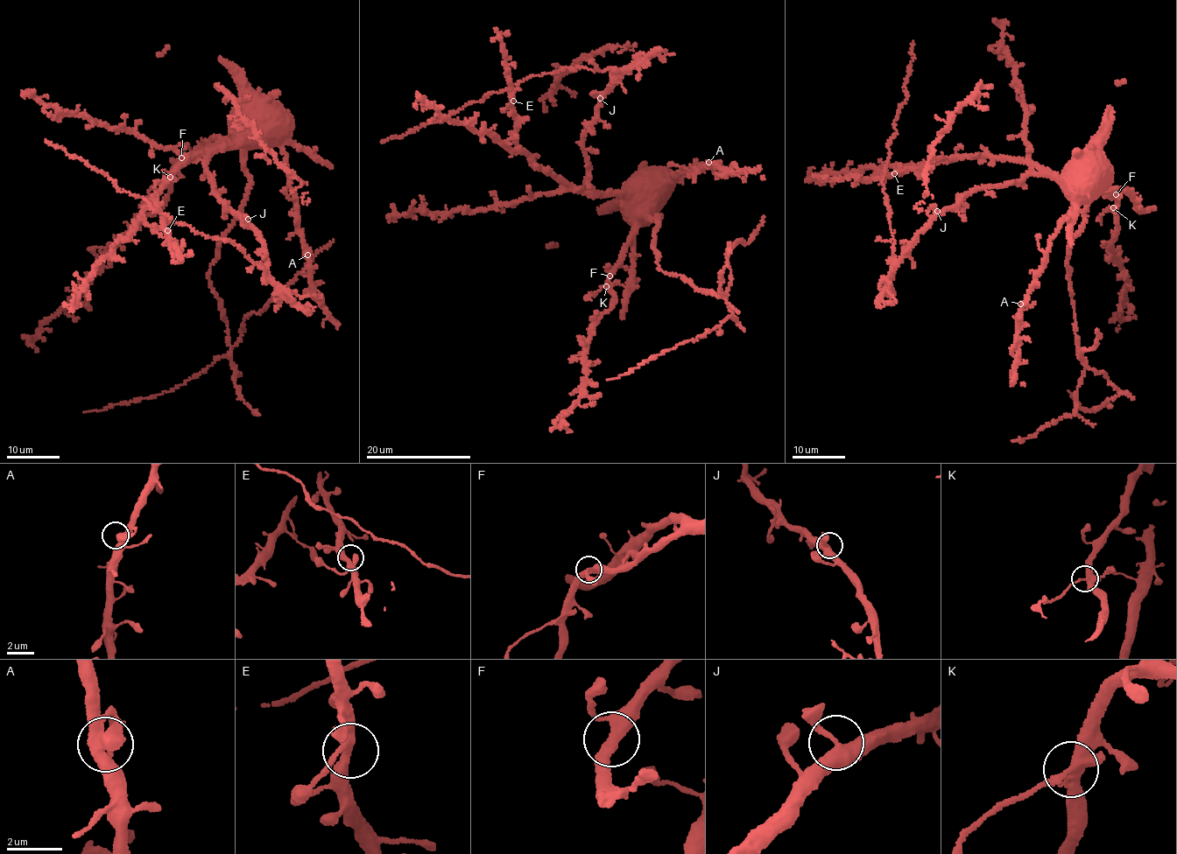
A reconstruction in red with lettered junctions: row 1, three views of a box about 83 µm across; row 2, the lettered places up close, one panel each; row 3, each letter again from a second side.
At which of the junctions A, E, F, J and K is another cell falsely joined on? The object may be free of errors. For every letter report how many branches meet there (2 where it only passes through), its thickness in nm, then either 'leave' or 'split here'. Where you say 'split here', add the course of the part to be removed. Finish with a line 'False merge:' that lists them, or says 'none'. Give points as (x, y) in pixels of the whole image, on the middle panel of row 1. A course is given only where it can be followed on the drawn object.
A: 3 branches meet; 400 nm thick; leave
E: 3 branches meet; 320 nm thick; leave
F: 3 branches meet; 360 nm thick; leave
J: 3 branches meet; 320 nm thick; leave
K: 3 branches meet; 320 nm thick; split here; foreign part runs (606, 285), (590, 294), (591, 301)
False merge: K

